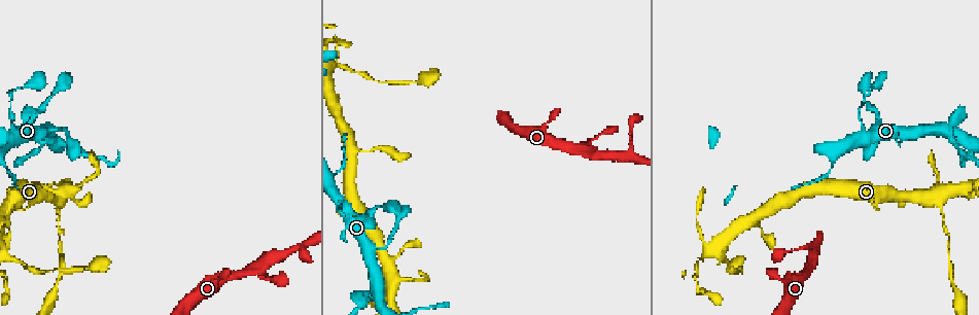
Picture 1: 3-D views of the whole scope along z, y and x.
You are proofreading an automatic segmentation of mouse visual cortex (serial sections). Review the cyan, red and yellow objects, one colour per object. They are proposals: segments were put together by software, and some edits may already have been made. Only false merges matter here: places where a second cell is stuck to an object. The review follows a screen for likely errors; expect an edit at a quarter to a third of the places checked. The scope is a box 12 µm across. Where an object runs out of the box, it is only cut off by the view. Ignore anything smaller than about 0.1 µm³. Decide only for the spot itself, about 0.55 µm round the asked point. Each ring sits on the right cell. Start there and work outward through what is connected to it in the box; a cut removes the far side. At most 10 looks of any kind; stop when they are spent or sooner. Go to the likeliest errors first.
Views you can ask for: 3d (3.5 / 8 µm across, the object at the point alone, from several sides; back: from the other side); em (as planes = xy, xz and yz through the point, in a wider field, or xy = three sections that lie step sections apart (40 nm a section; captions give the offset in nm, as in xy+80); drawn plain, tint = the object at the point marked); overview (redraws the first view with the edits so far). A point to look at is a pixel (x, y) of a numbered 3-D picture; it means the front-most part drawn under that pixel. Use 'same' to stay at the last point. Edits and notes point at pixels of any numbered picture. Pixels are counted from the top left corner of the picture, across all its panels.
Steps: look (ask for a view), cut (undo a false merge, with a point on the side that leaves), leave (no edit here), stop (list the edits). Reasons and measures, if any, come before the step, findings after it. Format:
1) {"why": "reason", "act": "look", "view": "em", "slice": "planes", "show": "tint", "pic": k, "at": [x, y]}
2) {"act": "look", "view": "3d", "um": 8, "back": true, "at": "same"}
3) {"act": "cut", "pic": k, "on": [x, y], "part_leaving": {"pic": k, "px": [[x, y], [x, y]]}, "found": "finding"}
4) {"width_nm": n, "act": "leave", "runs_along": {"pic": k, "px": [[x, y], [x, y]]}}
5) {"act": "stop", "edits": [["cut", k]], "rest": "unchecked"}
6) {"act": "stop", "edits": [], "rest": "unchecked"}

{"why": "sharp bend", "act": "look", "view": "3d", "um": 8, "back": true, "pic": 1, "at": [10, 256]}

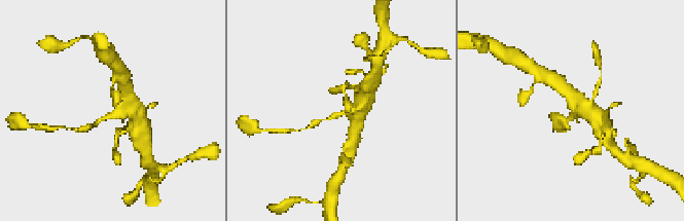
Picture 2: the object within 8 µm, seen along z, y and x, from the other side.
{"why": "shape alone is not enough", "act": "look", "view": "em", "slice": "planes", "show": "tint", "pic": 2, "at": [574, 116]}

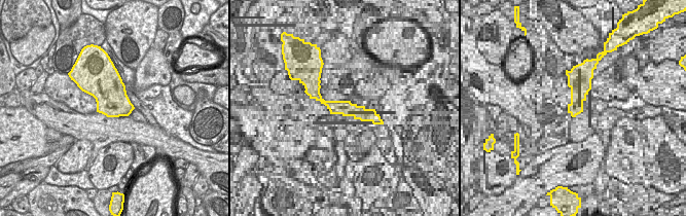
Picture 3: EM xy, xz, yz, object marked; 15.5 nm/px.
{"arm_widths_nm": [150, 500], "act": "leave", "runs_along": {"pic": 2, "px": [[128, 91], [112, 115], [87, 125]]}, "found": "one cell here"}

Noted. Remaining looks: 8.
{"why": "calibre changes", "act": "look", "view": "3d", "um": 3.5, "pic": 1, "at": [948, 237]}

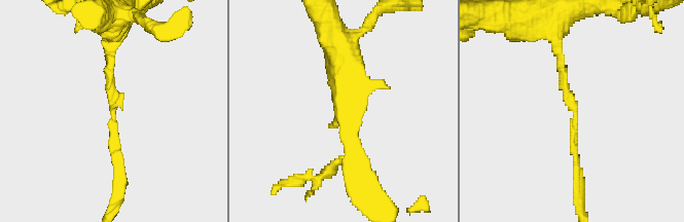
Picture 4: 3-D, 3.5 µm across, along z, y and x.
{"arm_widths_nm": [150, 150], "why": "shape alone is not enough", "act": "look", "view": "em", "slice": "planes", "show": "tint", "pic": 4, "at": [575, 119]}

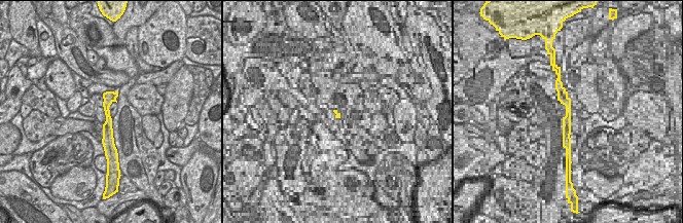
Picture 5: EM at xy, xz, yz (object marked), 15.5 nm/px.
{"act": "leave", "found": "continuous, no second cell"}

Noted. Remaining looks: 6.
{"why": "arms part here", "act": "look", "view": "3d", "um": 8, "pic": 1, "at": [863, 130]}

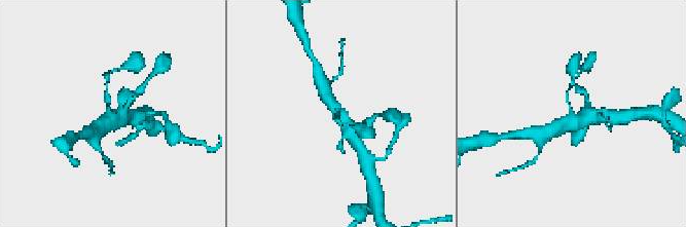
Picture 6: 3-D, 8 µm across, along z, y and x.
{"arms": 3, "arm_widths_nm": [150, 450, 500], "act": "look", "view": "em", "slice": "xy", "step": 3, "show": "tint", "pic": 6, "at": [108, 114]}

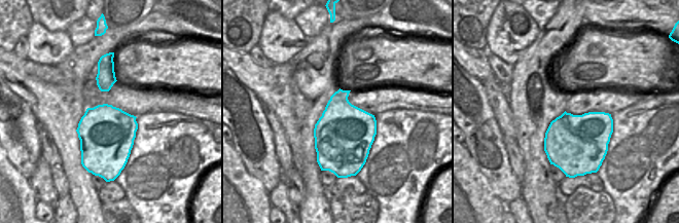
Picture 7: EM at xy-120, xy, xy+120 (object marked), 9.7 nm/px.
{"act": "leave", "runs_along": {"pic": 6, "px": [[355, 138], [324, 91]]}, "found": "all the same cell"}

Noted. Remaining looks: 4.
{"why": "branch point", "act": "look", "view": "3d", "um": 3.5, "pic": 1, "at": [962, 192]}

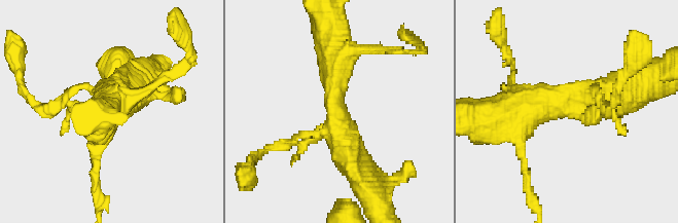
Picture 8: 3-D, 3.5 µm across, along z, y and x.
{"arm_widths_nm": [150, 350, 500], "act": "leave", "runs_along": {"pic": 8, "px": [[330, 45], [343, 142], [365, 153]]}, "found": "one cell here"}

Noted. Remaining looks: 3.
{"act": "stop", "edits": [], "rest": "unchecked"}

